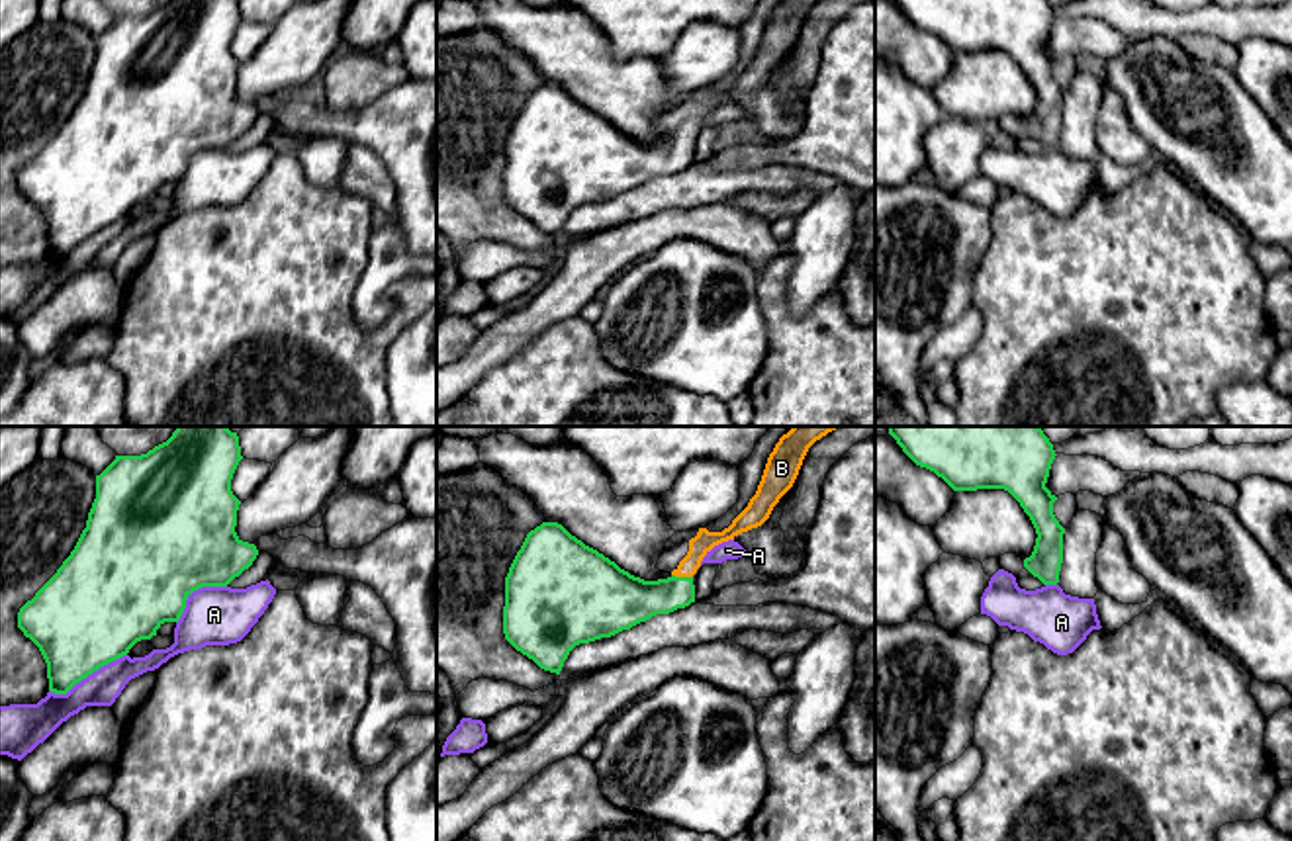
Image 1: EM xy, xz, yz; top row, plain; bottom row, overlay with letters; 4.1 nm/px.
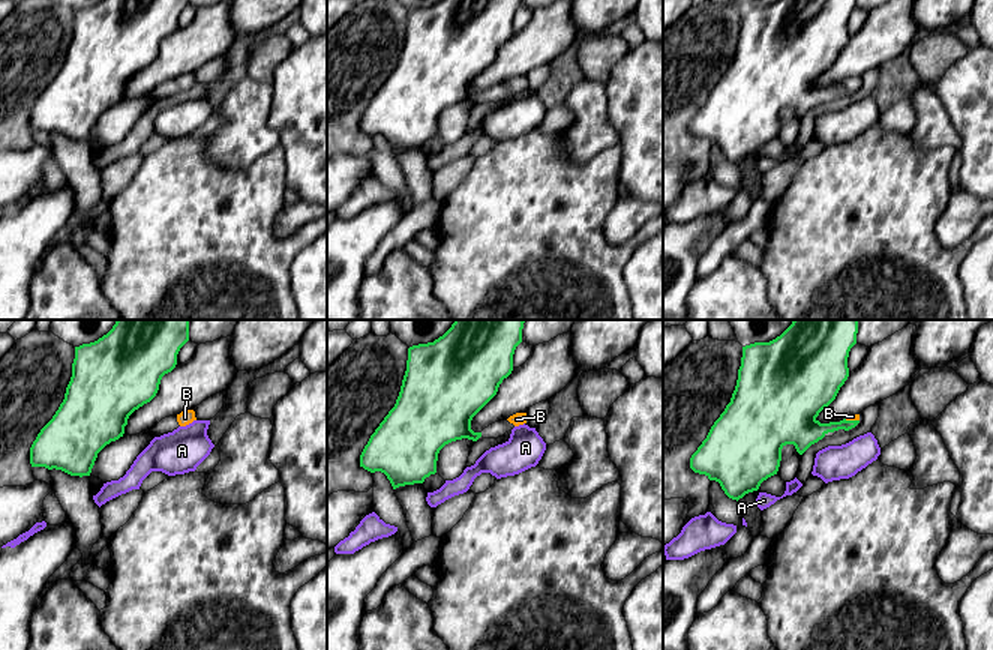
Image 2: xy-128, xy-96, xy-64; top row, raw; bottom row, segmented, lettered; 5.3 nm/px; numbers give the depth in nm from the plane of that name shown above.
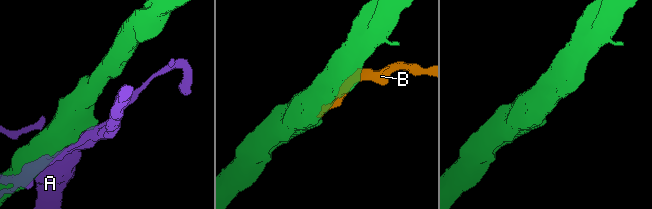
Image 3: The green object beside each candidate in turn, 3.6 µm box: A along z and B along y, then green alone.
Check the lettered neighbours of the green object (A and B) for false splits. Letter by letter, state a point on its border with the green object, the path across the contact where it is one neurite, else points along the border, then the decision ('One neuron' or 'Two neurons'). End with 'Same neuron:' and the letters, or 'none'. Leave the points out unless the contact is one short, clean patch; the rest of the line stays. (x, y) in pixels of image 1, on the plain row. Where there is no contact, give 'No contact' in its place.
A: Touches green at xy (87, 237). Two neurons
B: Touches green at xz (682, 139). Path across: xz (625, 161), (662, 159), (682, 139), (705, 102). One neuron
Same neuron: B

